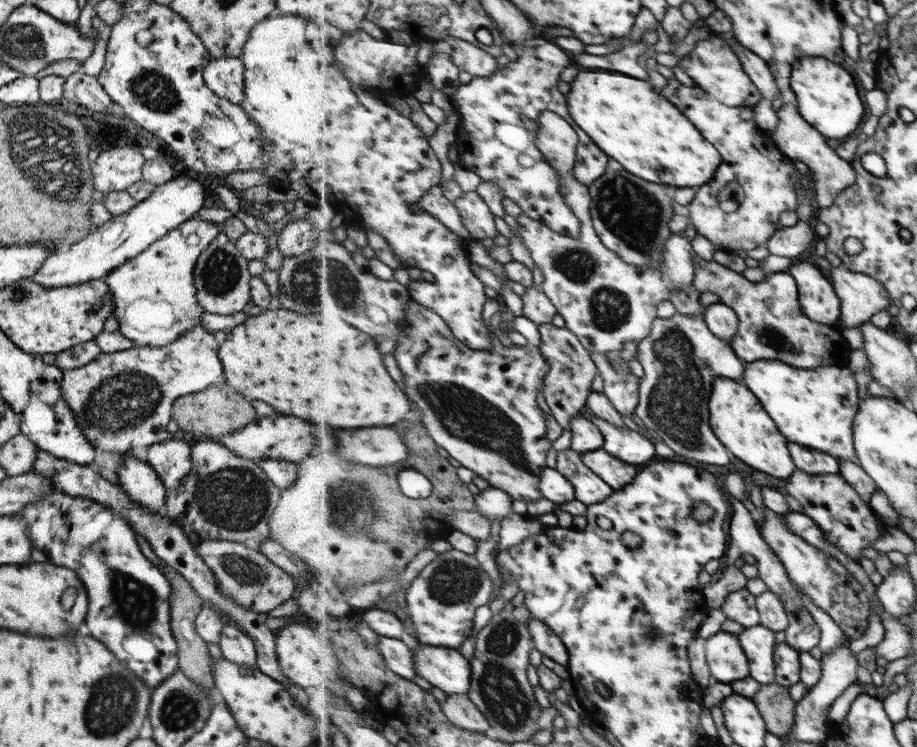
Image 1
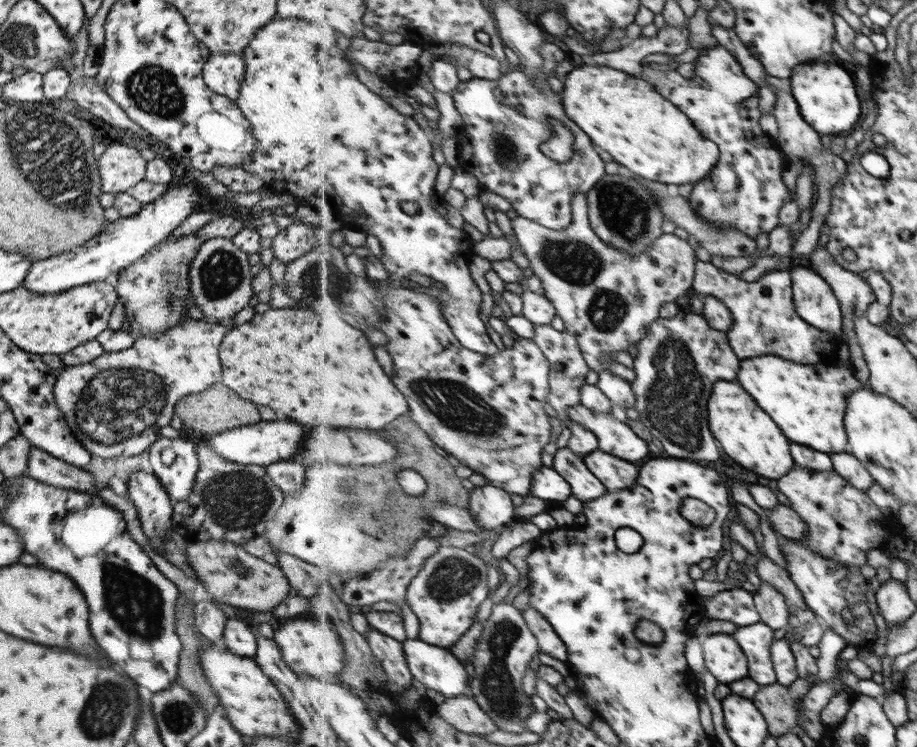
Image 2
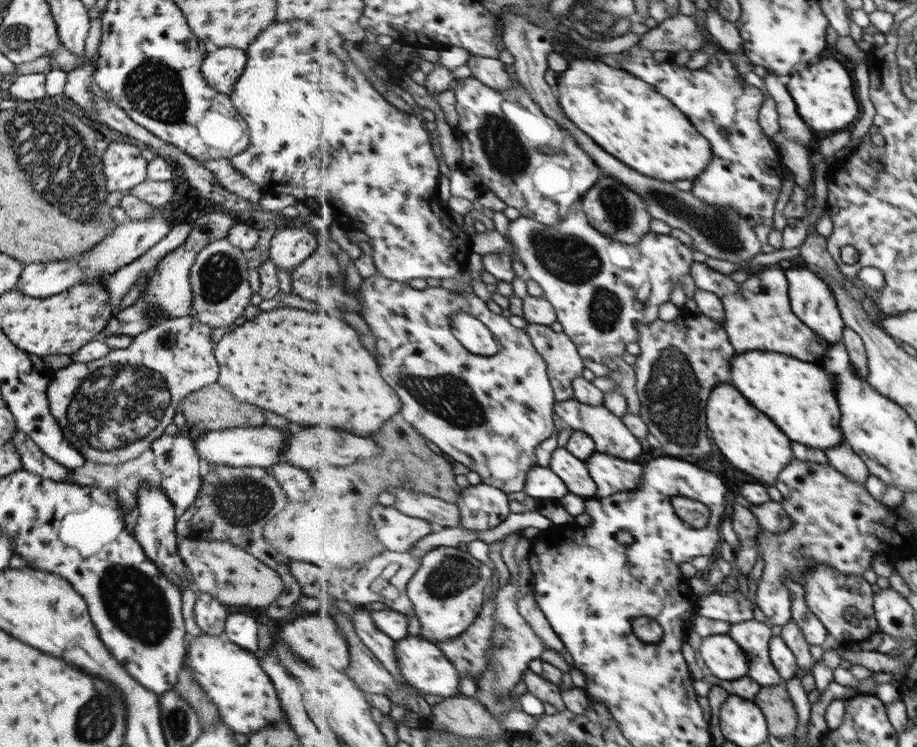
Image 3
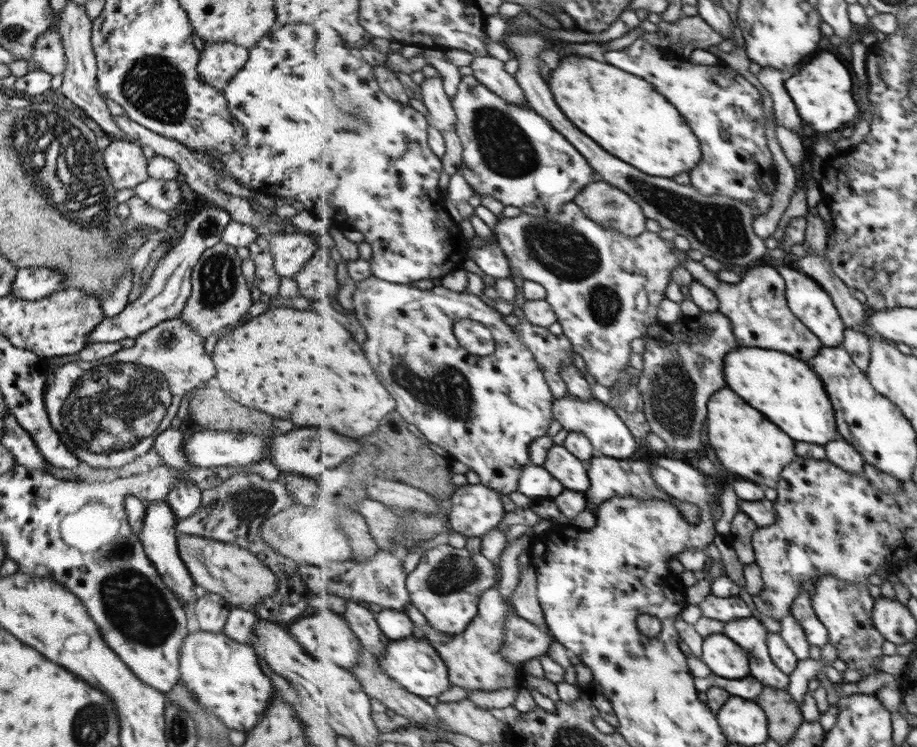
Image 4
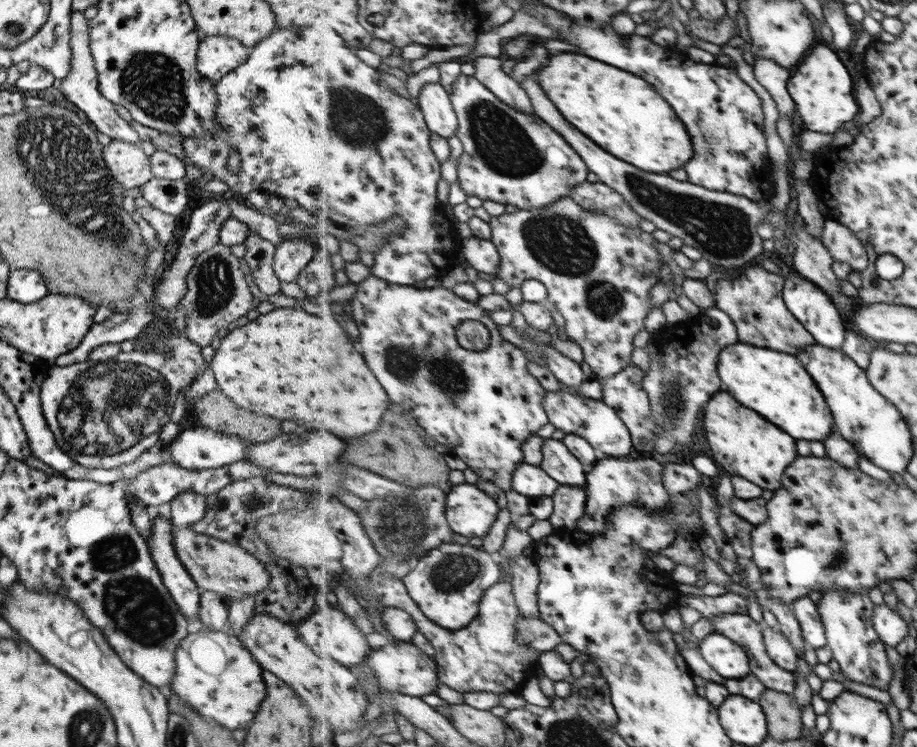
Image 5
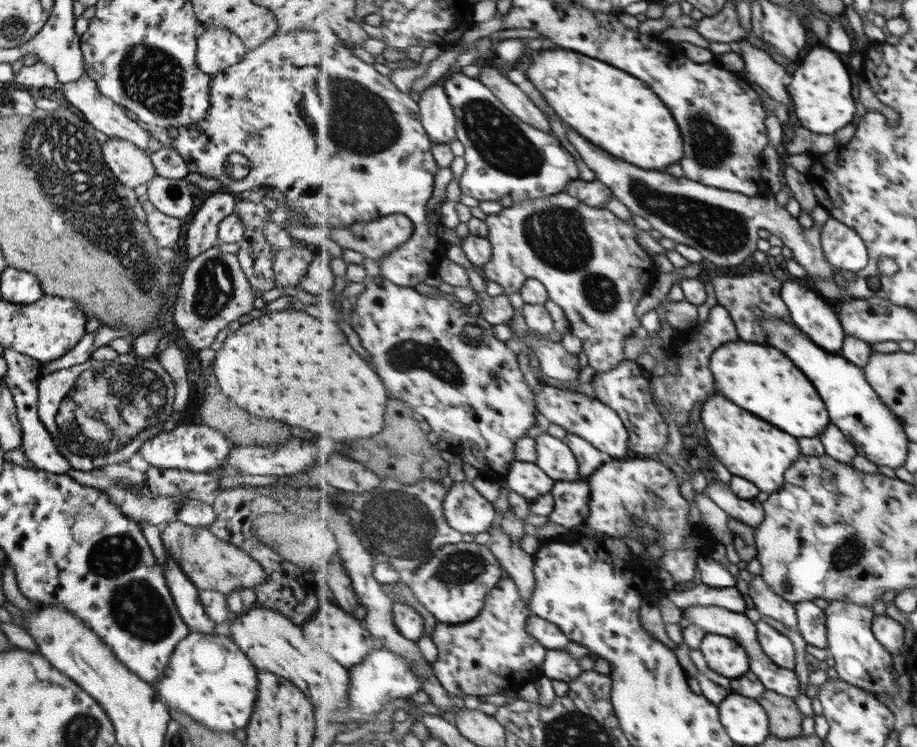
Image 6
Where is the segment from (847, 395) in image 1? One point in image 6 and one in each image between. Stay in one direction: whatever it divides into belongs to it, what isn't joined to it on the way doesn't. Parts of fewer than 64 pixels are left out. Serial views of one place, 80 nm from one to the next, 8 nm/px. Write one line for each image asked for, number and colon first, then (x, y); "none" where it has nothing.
2: (809, 402)
3: (800, 397)
4: (786, 390)
5: (777, 385)
6: (762, 379)

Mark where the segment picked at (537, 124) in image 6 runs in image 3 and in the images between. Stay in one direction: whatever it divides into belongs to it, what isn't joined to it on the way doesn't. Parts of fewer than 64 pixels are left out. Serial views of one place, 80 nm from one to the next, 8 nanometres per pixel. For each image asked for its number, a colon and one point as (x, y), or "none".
3: (492, 72)
4: (490, 71)
5: (488, 70)

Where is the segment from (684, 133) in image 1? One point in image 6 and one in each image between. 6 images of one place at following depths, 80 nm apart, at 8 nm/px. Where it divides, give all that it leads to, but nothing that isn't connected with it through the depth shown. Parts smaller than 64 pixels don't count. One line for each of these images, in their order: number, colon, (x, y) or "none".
2: (645, 132)
3: (628, 117)
4: (631, 119)
5: (620, 111)
6: (616, 111)

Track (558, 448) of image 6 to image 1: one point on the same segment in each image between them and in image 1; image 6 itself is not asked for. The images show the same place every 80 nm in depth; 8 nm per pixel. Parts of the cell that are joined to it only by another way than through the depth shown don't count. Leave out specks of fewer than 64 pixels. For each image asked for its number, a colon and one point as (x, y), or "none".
1: (590, 489)
2: (585, 486)
3: (575, 472)
4: (573, 473)
5: (559, 462)

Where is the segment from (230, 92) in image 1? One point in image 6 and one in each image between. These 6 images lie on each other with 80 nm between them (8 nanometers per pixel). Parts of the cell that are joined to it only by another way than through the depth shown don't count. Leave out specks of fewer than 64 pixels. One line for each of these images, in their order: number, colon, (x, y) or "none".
2: (222, 72)
3: (221, 68)
4: (218, 61)
5: (216, 56)
6: (216, 49)

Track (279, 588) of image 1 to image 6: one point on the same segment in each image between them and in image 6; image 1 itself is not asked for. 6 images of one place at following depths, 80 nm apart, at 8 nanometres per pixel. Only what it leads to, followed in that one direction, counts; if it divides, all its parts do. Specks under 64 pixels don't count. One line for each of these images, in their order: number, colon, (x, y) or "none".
2: (235, 578)
3: (231, 576)
4: (224, 569)
5: (216, 566)
6: (210, 564)

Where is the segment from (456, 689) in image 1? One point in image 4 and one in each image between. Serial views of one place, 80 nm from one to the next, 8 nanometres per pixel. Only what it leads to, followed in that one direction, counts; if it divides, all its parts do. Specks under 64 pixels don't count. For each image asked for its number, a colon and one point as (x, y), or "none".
2: (434, 667)
3: (427, 668)
4: (416, 664)

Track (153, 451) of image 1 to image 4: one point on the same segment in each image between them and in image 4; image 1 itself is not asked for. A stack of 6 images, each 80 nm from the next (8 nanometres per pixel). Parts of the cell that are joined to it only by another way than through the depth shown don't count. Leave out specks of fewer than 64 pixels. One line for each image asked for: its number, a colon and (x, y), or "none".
2: (173, 461)
3: (175, 457)
4: (183, 499)

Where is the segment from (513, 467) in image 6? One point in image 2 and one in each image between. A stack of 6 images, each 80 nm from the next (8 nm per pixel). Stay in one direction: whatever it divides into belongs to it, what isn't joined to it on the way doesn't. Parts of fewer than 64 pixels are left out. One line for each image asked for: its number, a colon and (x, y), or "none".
2: (549, 485)
3: (542, 483)
4: (536, 482)
5: (532, 481)

